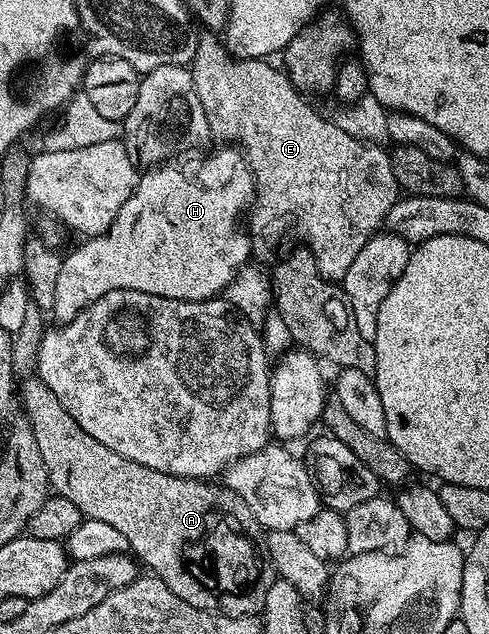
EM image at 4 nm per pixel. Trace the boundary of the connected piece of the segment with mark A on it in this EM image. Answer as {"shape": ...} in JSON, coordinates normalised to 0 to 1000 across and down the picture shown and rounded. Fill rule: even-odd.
{"shape":[[[90,598],[59,599],[51,607],[47,604],[39,612],[39,631],[51,640],[49,655],[67,672],[67,683],[80,697],[80,713],[88,716],[88,729],[96,729],[96,741],[100,743],[100,760],[106,774],[115,781],[143,787],[162,798],[174,817],[200,820],[202,823],[219,823],[219,830],[227,830],[233,836],[243,836],[243,842],[252,842],[252,849],[260,849],[264,856],[264,871],[280,879],[292,890],[294,886],[329,907],[329,915],[356,935],[360,945],[382,950],[391,956],[409,959],[415,965],[434,965],[456,972],[505,972],[511,975],[540,967],[542,945],[546,943],[546,931],[558,923],[562,913],[562,901],[554,883],[550,882],[544,866],[530,861],[517,853],[517,845],[509,841],[507,826],[513,826],[511,815],[485,809],[487,790],[474,784],[456,785],[452,776],[444,770],[434,770],[434,762],[419,757],[384,757],[378,751],[352,751],[350,748],[333,748],[325,741],[309,741],[301,735],[292,735],[284,729],[268,729],[260,722],[252,722],[252,716],[235,716],[235,710],[227,710],[219,703],[211,703],[211,697],[194,697],[194,691],[186,691],[186,685],[178,685],[178,678],[170,678],[170,672],[162,672],[162,666],[153,666],[153,659],[145,659],[145,653],[121,634],[121,628],[92,607]]]}

